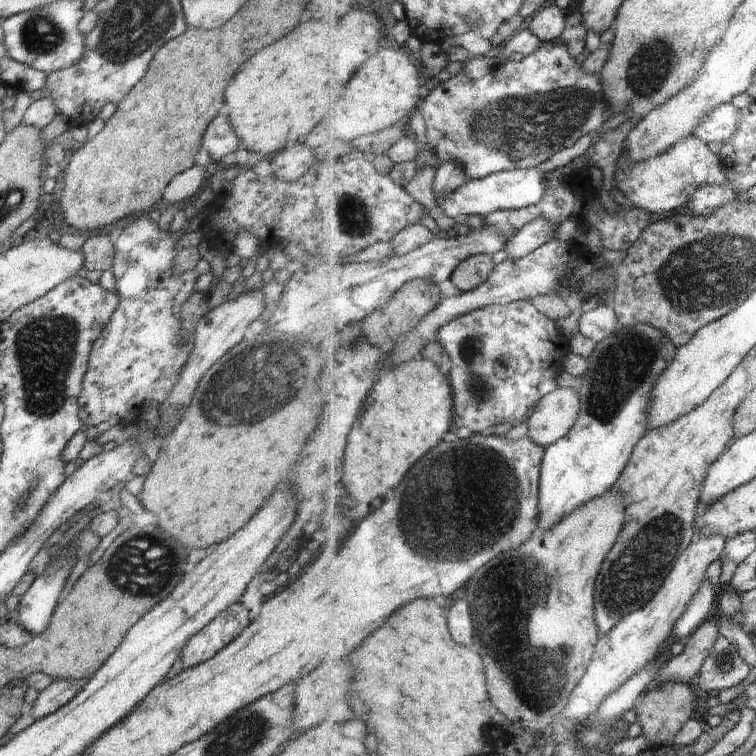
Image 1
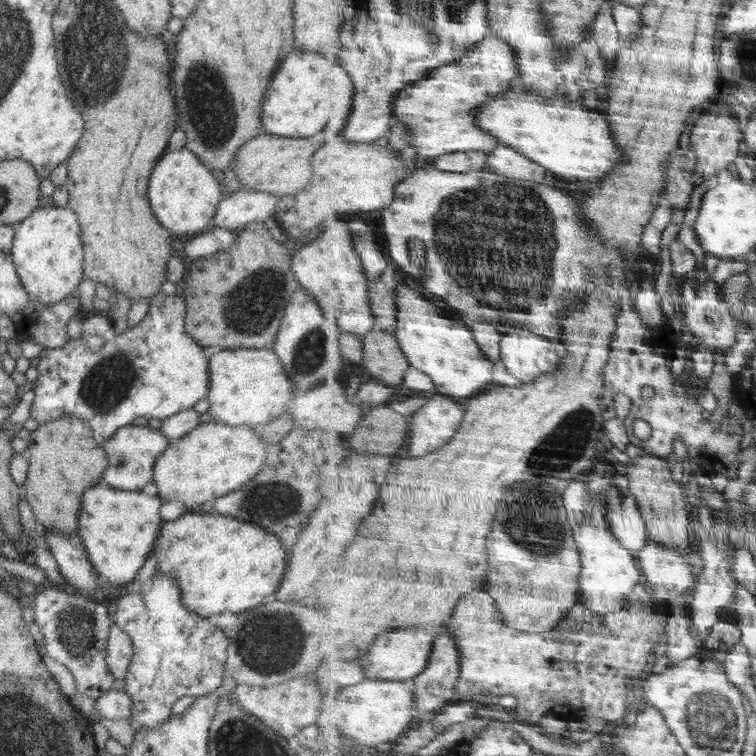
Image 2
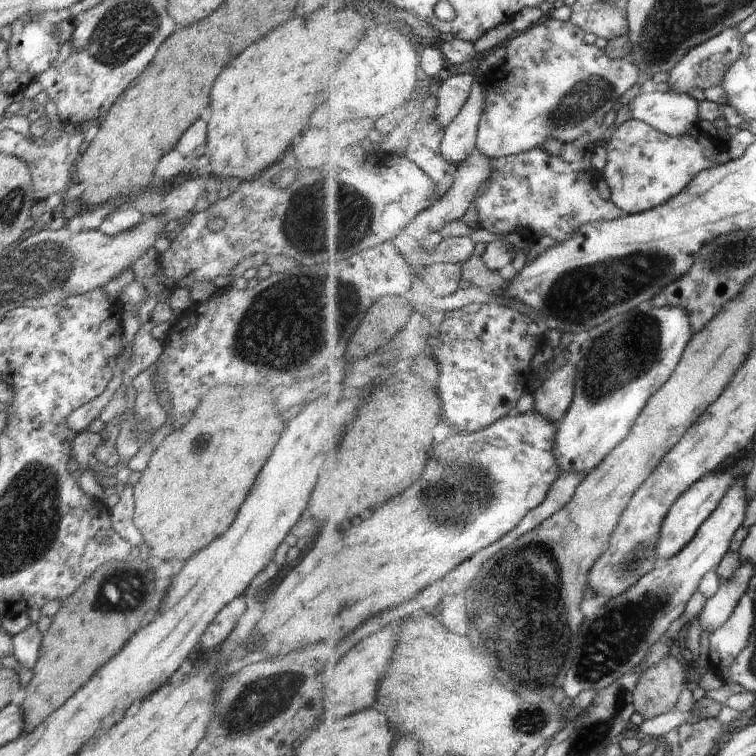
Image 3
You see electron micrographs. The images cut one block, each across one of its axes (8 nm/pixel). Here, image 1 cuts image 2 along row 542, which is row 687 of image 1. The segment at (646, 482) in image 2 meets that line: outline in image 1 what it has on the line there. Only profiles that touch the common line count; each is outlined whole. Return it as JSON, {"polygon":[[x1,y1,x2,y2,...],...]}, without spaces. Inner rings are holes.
{"polygon":[[665,683,644,693,636,702,638,722,655,746,674,746,676,736,684,728,684,724,694,716,694,710,701,709,694,690,686,683]]}

